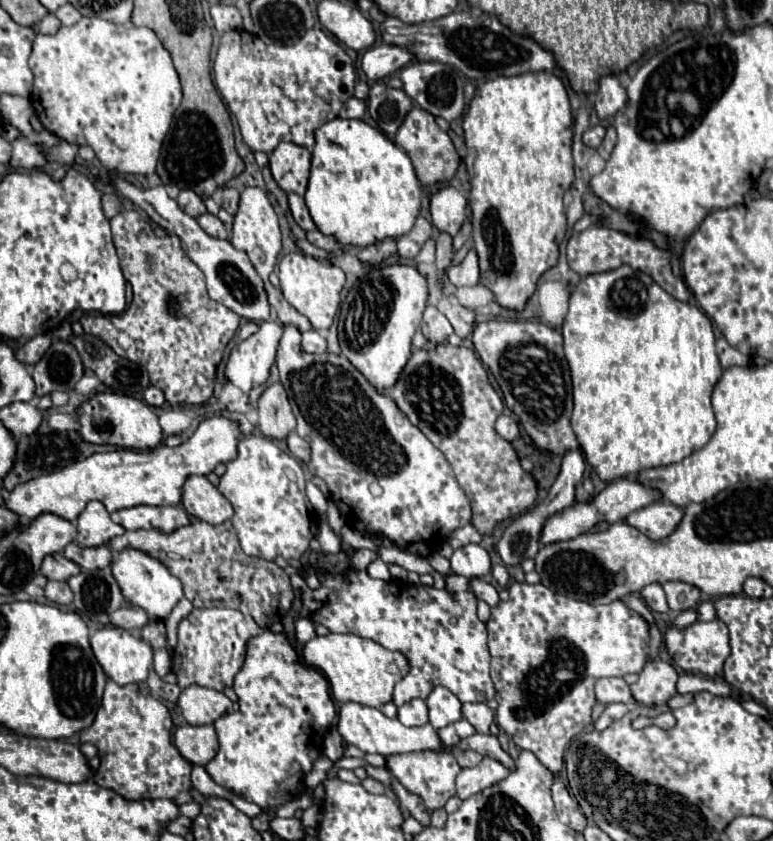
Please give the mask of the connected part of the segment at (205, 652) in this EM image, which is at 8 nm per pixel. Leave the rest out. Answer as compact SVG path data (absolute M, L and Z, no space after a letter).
M193 609L189 617L179 623L179 643L173 649L173 673L179 679L179 687L185 689L189 685L211 687L223 691L233 685L233 677L241 669L245 661L247 641L259 635L263 629L253 621L251 615L243 615L235 609Z

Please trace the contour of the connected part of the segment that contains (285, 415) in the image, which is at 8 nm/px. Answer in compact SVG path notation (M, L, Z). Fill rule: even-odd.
M271 385L259 399L259 423L257 427L261 429L261 433L265 437L271 439L285 439L291 431L295 431L295 415L291 413L291 405L287 399L287 393L283 389L283 385Z

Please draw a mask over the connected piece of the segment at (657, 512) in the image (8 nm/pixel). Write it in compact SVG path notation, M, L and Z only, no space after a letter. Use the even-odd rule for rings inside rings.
M653 503L647 505L623 519L623 523L639 529L651 539L663 539L675 531L683 513L671 503Z

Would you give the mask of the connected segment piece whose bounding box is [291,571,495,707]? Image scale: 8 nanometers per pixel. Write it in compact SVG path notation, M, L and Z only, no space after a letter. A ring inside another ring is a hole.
M347 571L345 575L321 575L321 589L311 591L307 583L293 575L291 583L295 589L303 589L303 617L325 625L333 633L353 633L365 639L373 639L387 649L407 655L411 671L395 685L393 703L399 707L415 697L427 699L433 687L443 685L455 693L461 703L485 703L495 697L495 687L489 675L489 649L487 649L487 627L477 619L477 599L469 589L469 579L459 575L445 575L445 589L419 585L419 591L399 581L371 579L367 571Z

